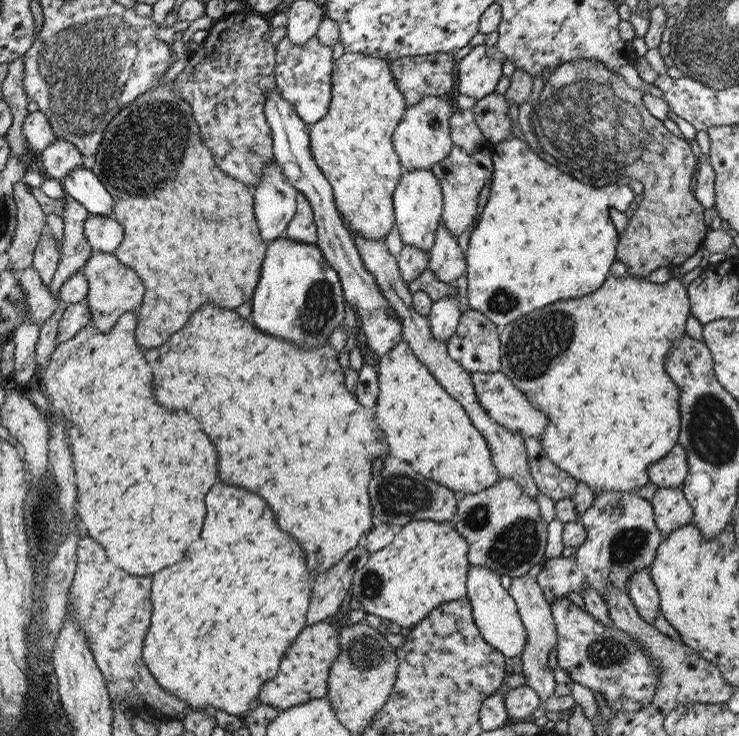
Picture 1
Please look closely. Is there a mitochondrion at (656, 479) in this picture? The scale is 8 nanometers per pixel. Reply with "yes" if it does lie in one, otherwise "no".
no

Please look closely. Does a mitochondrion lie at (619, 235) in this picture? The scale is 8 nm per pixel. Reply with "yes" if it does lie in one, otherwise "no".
no

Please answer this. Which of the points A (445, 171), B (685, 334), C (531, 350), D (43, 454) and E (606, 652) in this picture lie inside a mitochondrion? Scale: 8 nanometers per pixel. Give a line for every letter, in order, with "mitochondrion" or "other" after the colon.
A: other
B: other
C: mitochondrion
D: other
E: mitochondrion

